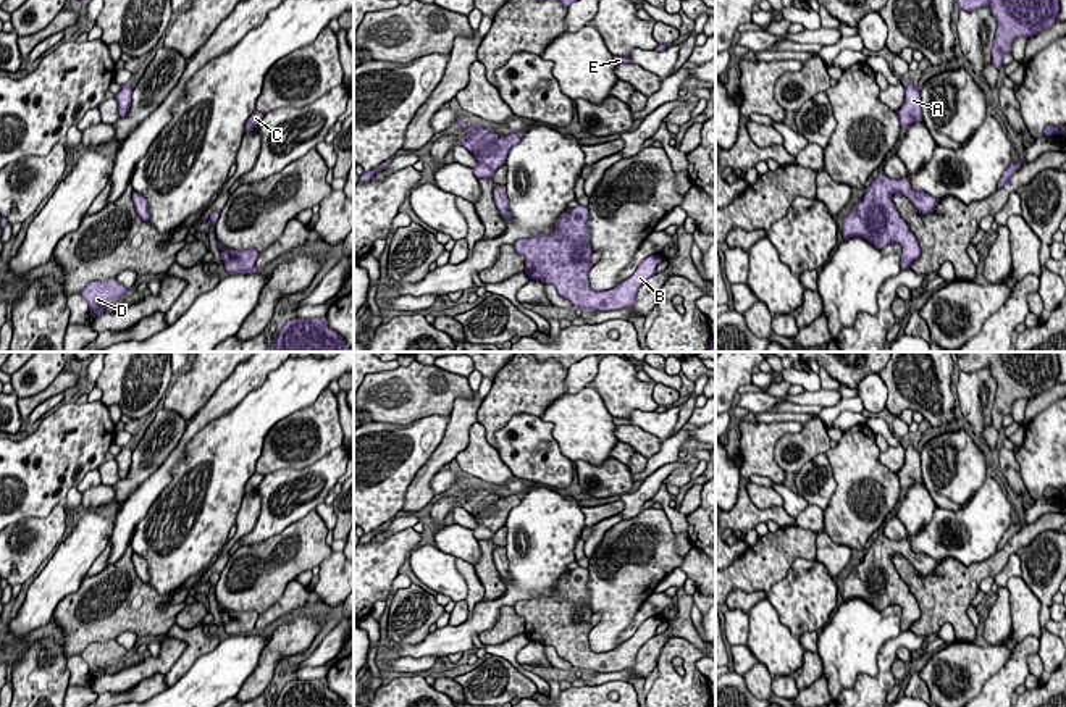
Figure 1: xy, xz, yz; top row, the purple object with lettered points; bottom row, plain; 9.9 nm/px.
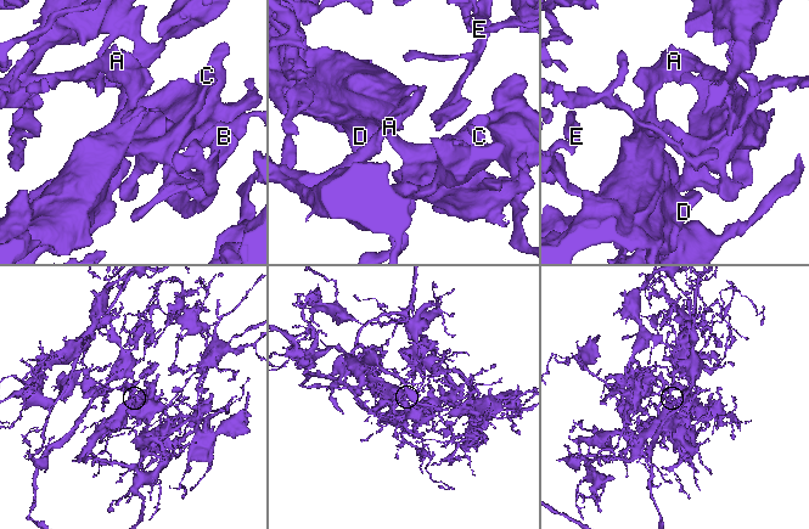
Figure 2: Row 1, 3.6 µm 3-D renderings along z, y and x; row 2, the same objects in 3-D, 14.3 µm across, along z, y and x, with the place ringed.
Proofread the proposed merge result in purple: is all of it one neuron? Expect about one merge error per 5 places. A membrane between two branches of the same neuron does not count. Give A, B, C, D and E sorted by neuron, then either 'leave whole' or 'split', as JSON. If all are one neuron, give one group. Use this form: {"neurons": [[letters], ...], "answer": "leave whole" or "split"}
{"neurons": [["A", "B", "C", "D", "E"]], "answer": "leave whole"}

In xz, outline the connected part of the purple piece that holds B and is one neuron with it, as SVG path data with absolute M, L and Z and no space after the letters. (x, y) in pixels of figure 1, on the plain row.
M577 567L557 579L554 596L518 600L514 610L523 618L525 634L533 642L552 646L560 659L580 670L612 673L633 667L638 651L656 636L662 620L651 617L614 651L594 652L590 647L593 610L588 581L588 568Z

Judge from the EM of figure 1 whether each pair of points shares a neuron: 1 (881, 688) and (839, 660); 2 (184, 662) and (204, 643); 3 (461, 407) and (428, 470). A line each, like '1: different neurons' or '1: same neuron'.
1: different neurons
2: same neuron
3: same neuron

